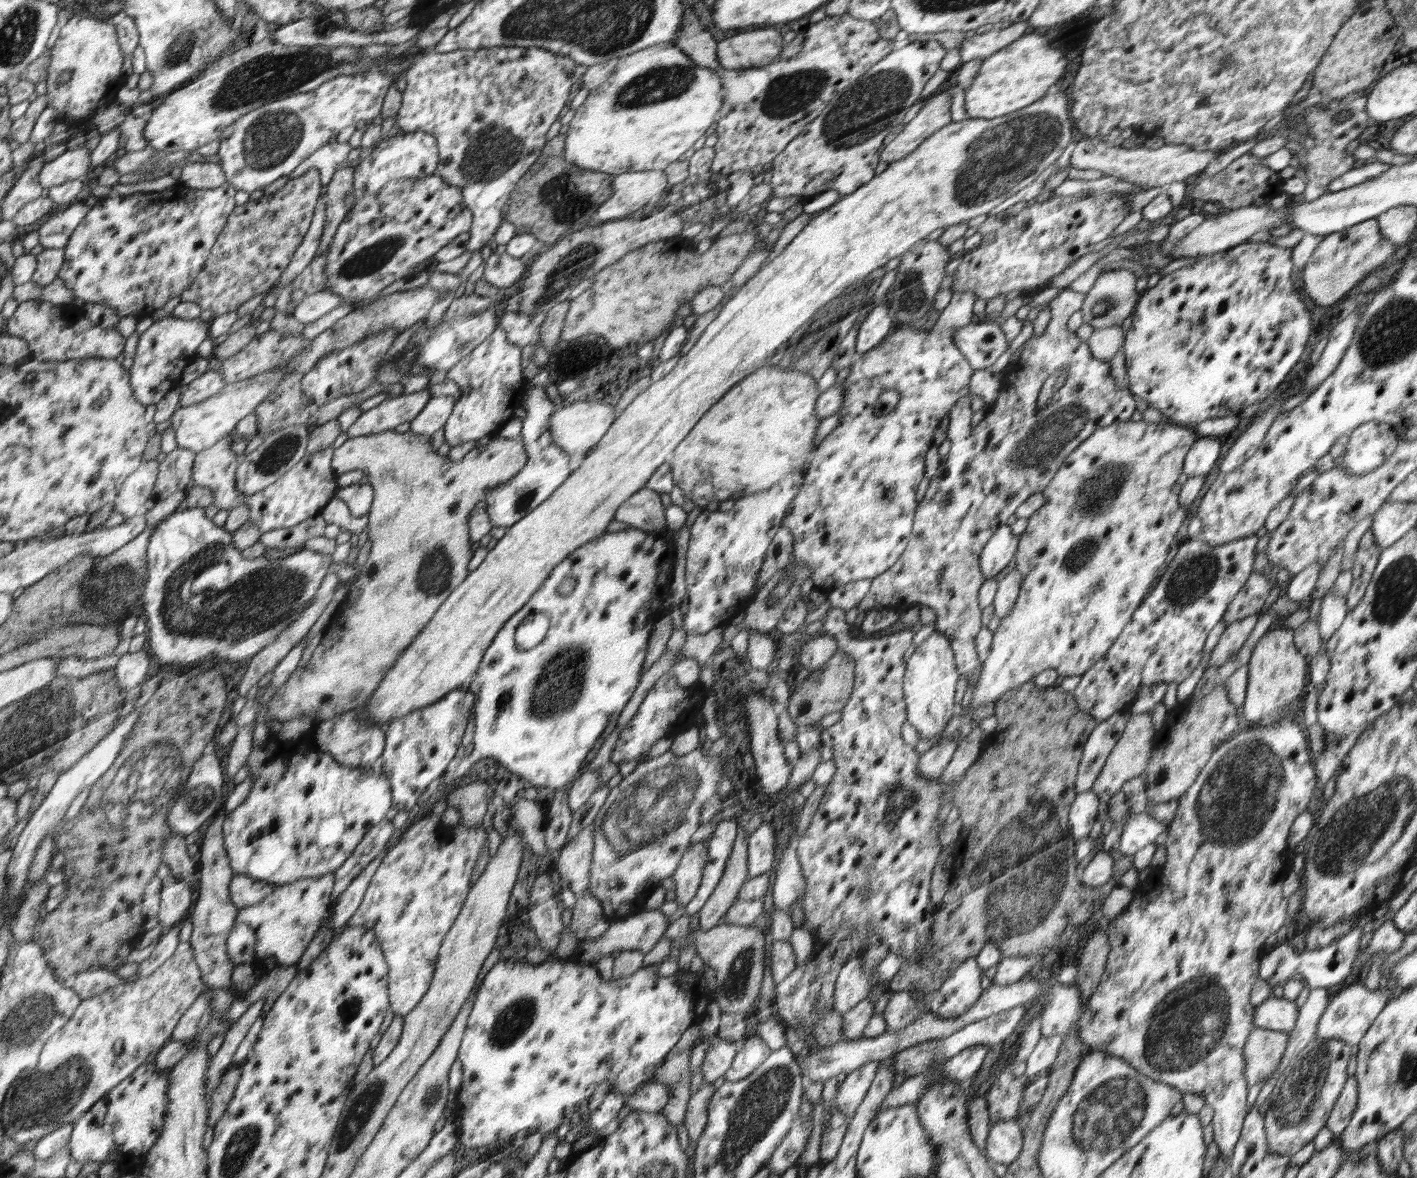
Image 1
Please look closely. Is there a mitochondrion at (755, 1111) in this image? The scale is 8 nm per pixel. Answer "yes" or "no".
yes

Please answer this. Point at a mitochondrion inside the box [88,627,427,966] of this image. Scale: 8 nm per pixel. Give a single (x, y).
(141, 791)

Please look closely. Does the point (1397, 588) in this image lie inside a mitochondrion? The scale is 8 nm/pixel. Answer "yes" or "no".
yes

